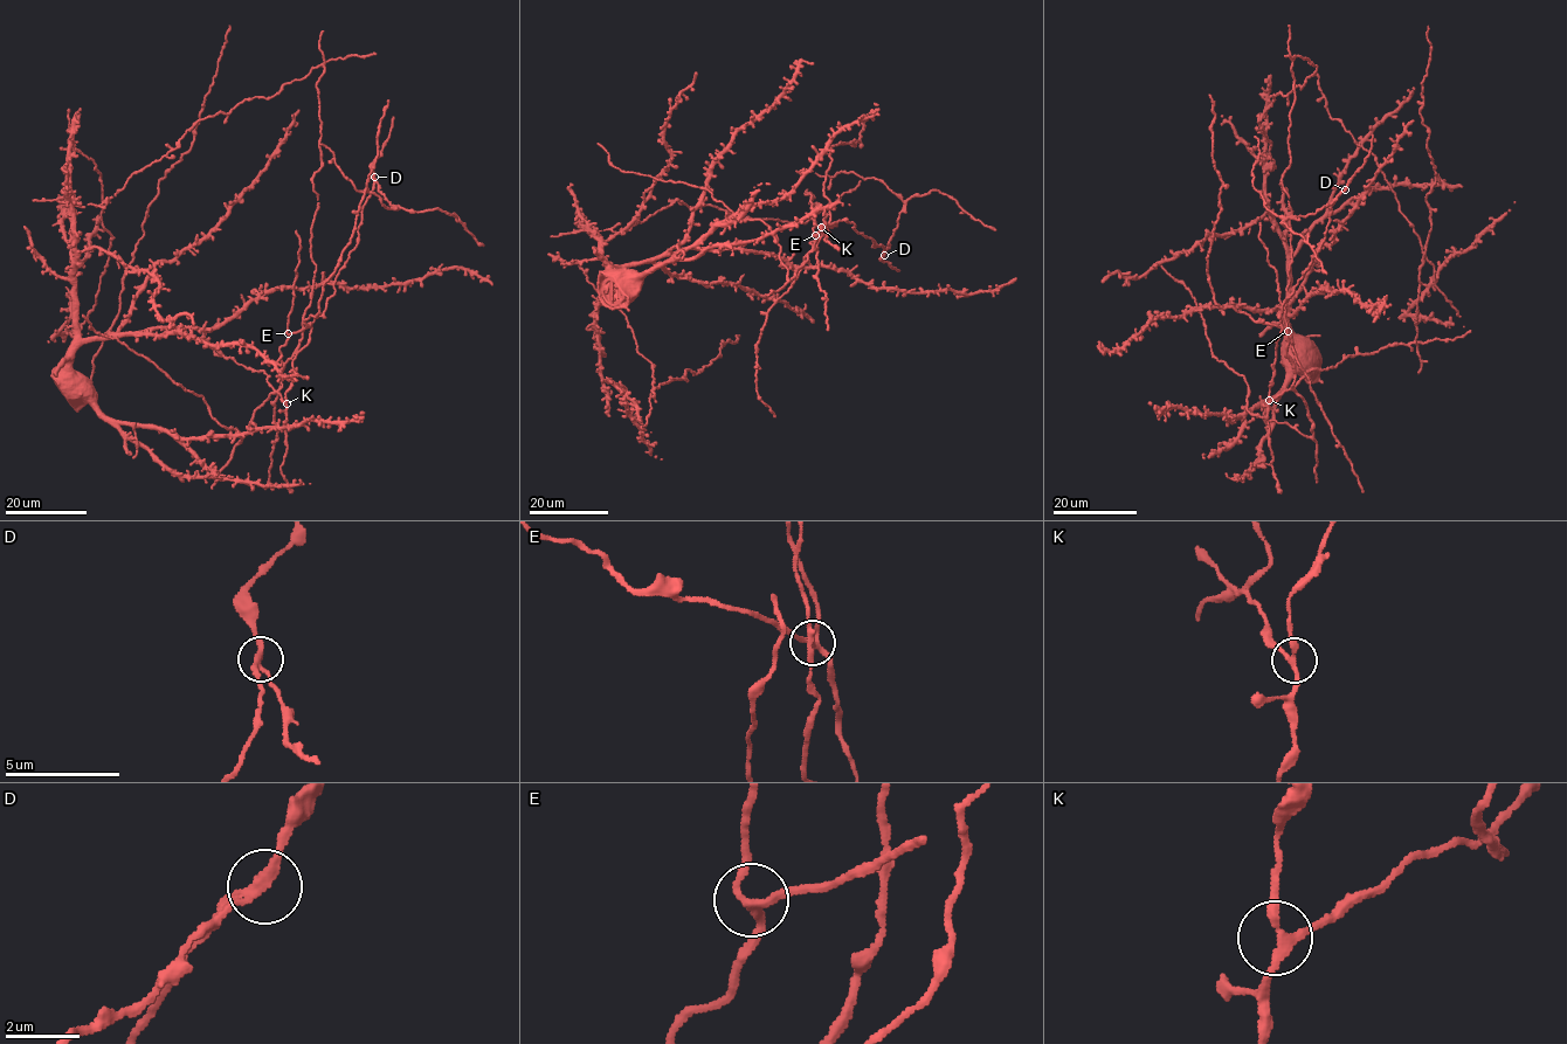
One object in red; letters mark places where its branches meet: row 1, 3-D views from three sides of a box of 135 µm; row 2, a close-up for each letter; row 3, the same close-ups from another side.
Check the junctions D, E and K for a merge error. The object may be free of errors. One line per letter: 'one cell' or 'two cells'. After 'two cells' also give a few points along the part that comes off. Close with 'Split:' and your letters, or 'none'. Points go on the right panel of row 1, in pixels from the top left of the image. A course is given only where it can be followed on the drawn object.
D: two cells; foreign part runs (1345, 189), (1314, 214), (1276, 216), (1253, 185), (1253, 170), (1260, 149), (1254, 136)
E: one cell
K: one cell
Split: D

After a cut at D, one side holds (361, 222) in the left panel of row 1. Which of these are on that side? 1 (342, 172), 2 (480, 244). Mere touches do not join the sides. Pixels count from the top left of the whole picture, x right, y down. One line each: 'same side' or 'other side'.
1: other side
2: other side

